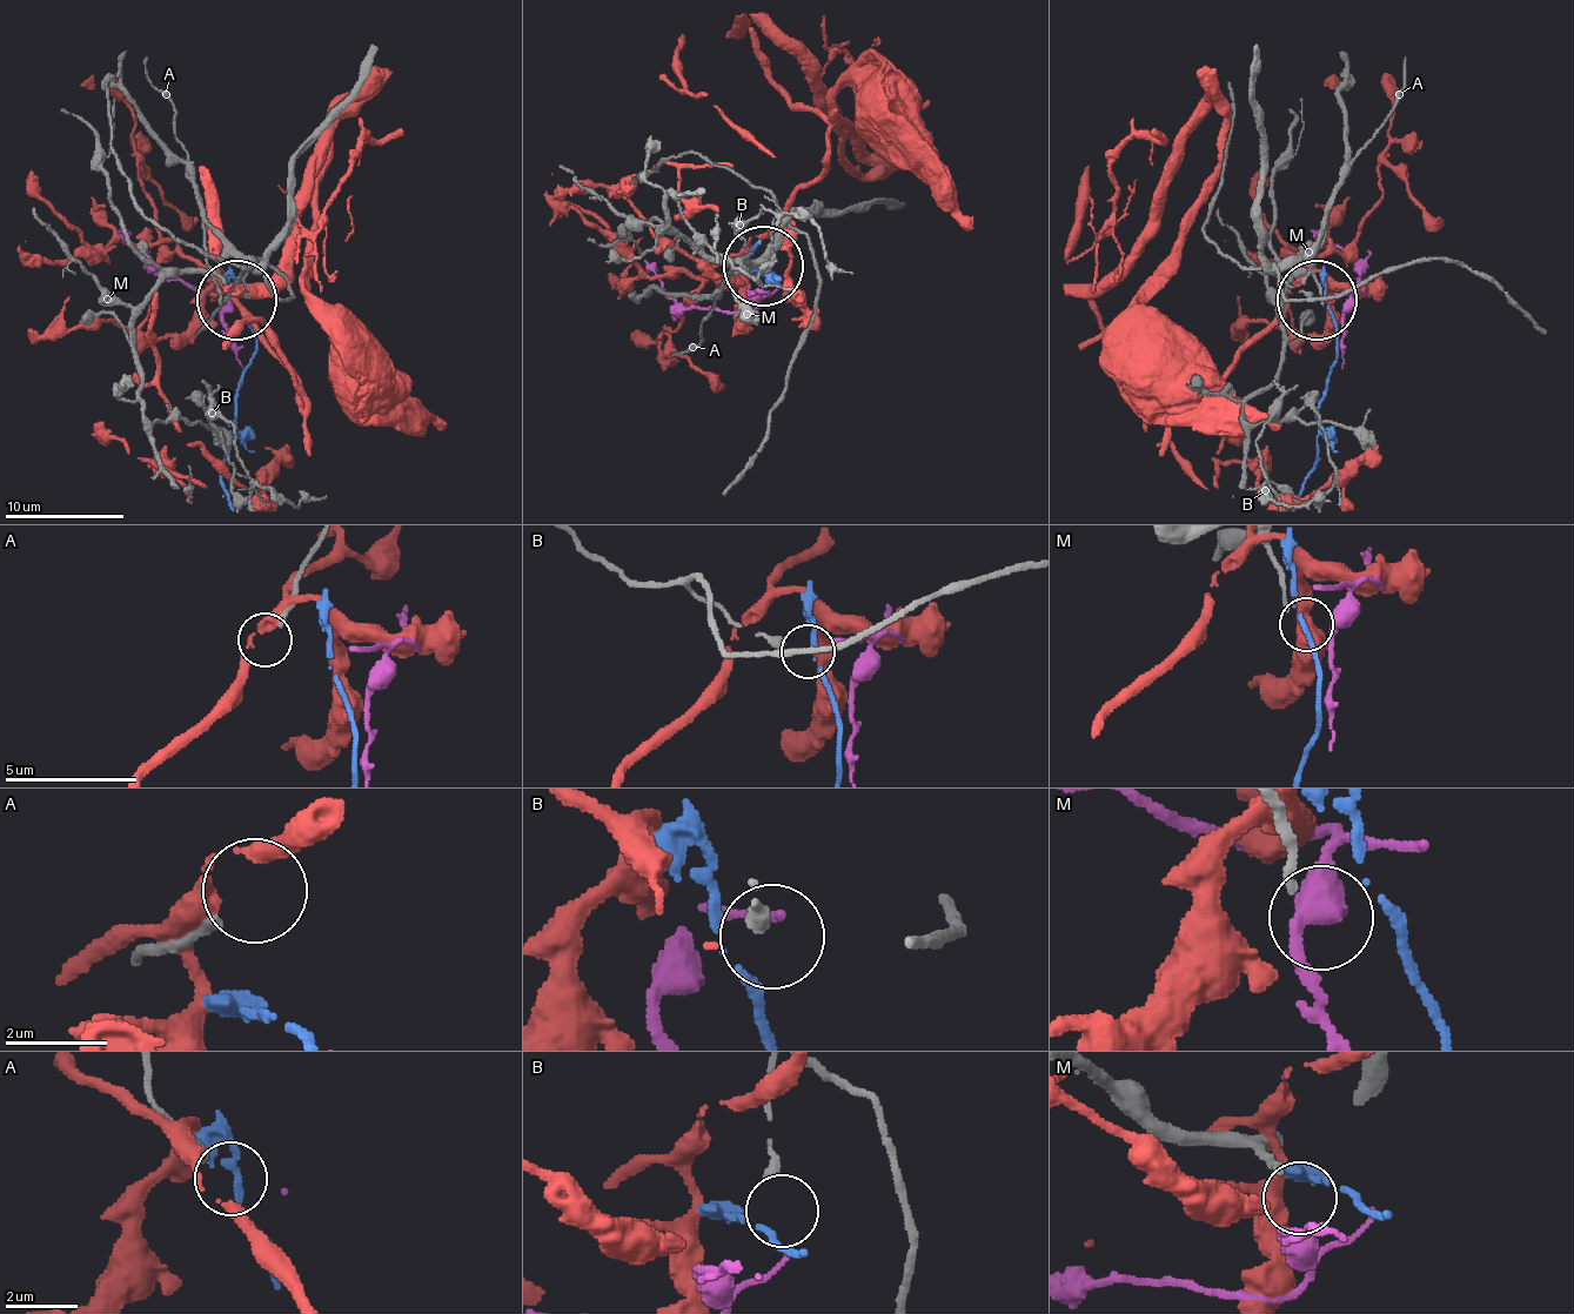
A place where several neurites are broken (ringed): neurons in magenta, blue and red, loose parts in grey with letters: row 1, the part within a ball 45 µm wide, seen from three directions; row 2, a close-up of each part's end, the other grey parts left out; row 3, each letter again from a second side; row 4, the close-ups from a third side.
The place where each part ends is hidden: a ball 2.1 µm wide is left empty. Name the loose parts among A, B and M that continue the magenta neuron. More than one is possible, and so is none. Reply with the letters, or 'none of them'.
B

